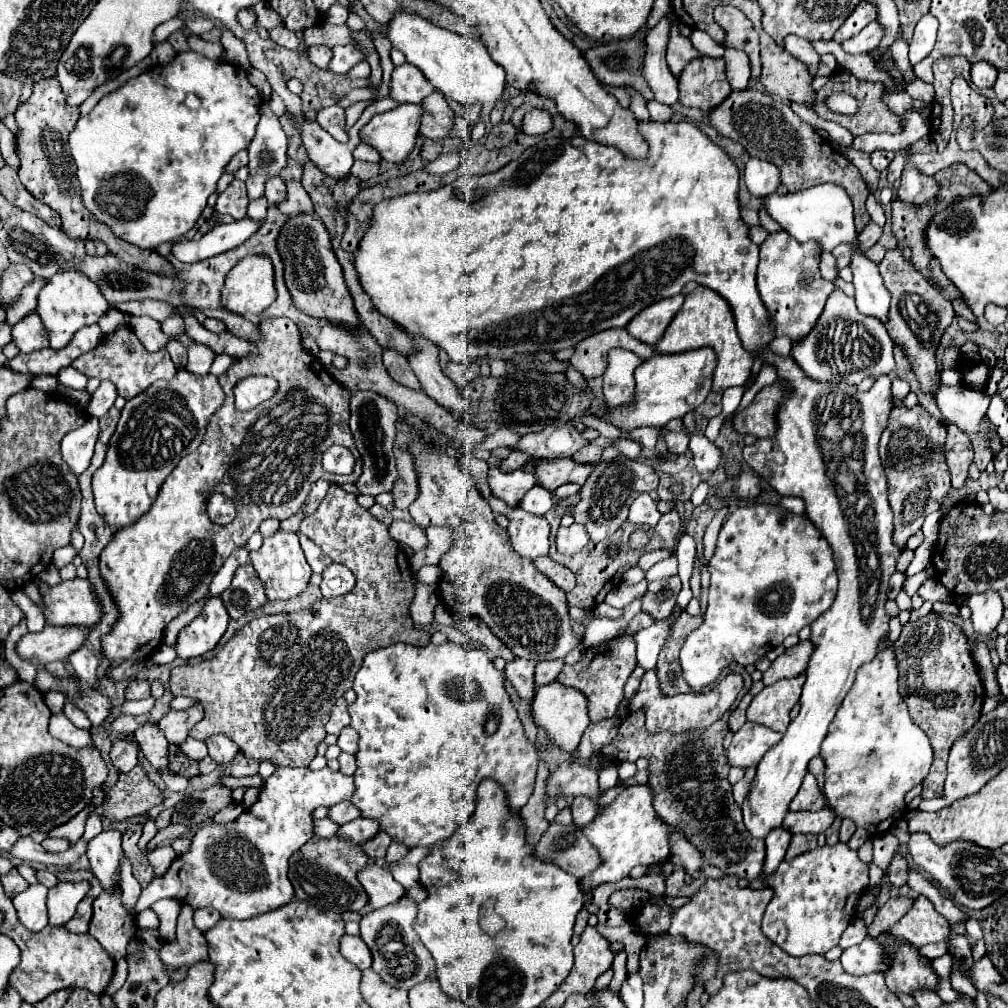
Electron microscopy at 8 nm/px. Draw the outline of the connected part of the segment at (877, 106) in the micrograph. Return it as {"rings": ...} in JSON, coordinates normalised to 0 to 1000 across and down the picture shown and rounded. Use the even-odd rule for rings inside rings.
{"rings":[[[841,70],[827,72],[823,80],[815,86],[815,90],[841,90],[851,98],[851,112],[845,116],[837,114],[827,114],[827,120],[839,126],[847,136],[857,134],[857,132],[893,132],[893,120],[877,108],[875,102],[875,90],[877,84],[873,80],[869,82],[855,82],[849,76],[841,74]],[[839,74],[839,76],[835,76]],[[843,76],[843,78],[841,78]],[[841,78],[841,80],[837,80]]]}

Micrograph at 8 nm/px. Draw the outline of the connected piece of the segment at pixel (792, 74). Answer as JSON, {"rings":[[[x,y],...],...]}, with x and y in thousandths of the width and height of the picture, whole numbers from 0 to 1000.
{"rings":[[[744,1],[744,21],[750,27],[750,33],[754,35],[754,47],[756,47],[756,74],[754,74],[754,82],[760,86],[762,92],[766,94],[774,94],[776,98],[782,100],[790,100],[796,104],[804,104],[804,108],[808,106],[808,90],[806,90],[806,74],[802,70],[802,64],[796,63],[794,59],[786,57],[782,51],[778,51],[776,47],[772,47],[756,29],[754,25],[754,5],[752,1]]]}

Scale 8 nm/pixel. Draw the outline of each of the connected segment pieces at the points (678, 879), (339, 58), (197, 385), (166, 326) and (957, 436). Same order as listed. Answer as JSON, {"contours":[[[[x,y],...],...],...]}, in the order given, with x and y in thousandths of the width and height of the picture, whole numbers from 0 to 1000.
{"contours":[[[[671,858],[667,868],[661,872],[661,888],[664,889],[687,889],[689,882],[685,882],[684,878],[679,874],[681,870],[681,862],[679,858]]],[[[351,45],[331,47],[329,51],[331,51],[331,57],[329,57],[329,61],[327,61],[327,64],[325,64],[323,70],[333,72],[333,74],[341,74],[341,72],[345,72],[353,63],[357,63],[357,61],[363,59],[361,51],[357,51],[357,49],[351,47]]],[[[177,368],[171,378],[157,378],[149,382],[143,390],[129,396],[125,404],[121,406],[115,430],[111,432],[107,439],[107,449],[103,461],[93,469],[91,473],[91,487],[93,487],[93,499],[95,507],[101,511],[101,515],[113,523],[123,525],[131,519],[135,519],[153,499],[163,475],[171,469],[171,465],[177,461],[177,457],[194,447],[196,441],[202,436],[204,422],[210,414],[210,410],[220,402],[222,388],[218,386],[218,380],[212,372],[204,372],[200,376],[194,376],[187,368]]],[[[169,314],[167,318],[161,320],[161,328],[167,332],[177,332],[179,328],[183,328],[183,316],[181,314]]],[[[938,422],[940,426],[940,436],[938,436],[938,443],[937,443],[937,451],[938,451],[938,459],[942,463],[944,469],[944,483],[952,485],[956,483],[958,471],[960,471],[960,463],[964,459],[964,439],[960,436],[960,432],[956,432],[948,422]]]]}

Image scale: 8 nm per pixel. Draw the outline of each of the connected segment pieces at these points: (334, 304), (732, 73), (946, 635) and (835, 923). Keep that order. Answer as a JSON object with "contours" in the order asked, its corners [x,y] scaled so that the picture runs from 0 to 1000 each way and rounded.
{"contours":[[[[312,211],[288,213],[278,229],[278,235],[274,237],[274,243],[282,259],[282,281],[294,307],[343,326],[361,326],[341,281],[339,265],[327,245],[325,227]]],[[[720,49],[718,53],[720,61],[720,74],[728,90],[738,90],[742,86],[744,78],[744,59],[740,53],[734,53],[730,49]]],[[[927,606],[895,622],[895,630],[889,636],[889,654],[893,666],[893,689],[901,699],[905,715],[921,729],[927,743],[925,763],[915,775],[915,793],[935,791],[942,741],[966,721],[978,691],[970,660],[960,648],[954,624]]],[[[831,836],[827,840],[817,838],[808,842],[806,846],[798,846],[794,850],[788,850],[786,854],[776,854],[772,864],[766,866],[766,870],[756,870],[766,882],[768,890],[762,896],[756,912],[756,924],[758,928],[770,936],[774,941],[788,949],[796,949],[802,945],[817,947],[825,939],[831,938],[835,924],[843,918],[847,912],[847,904],[851,898],[853,888],[861,882],[861,858],[855,856],[839,836]]]]}

